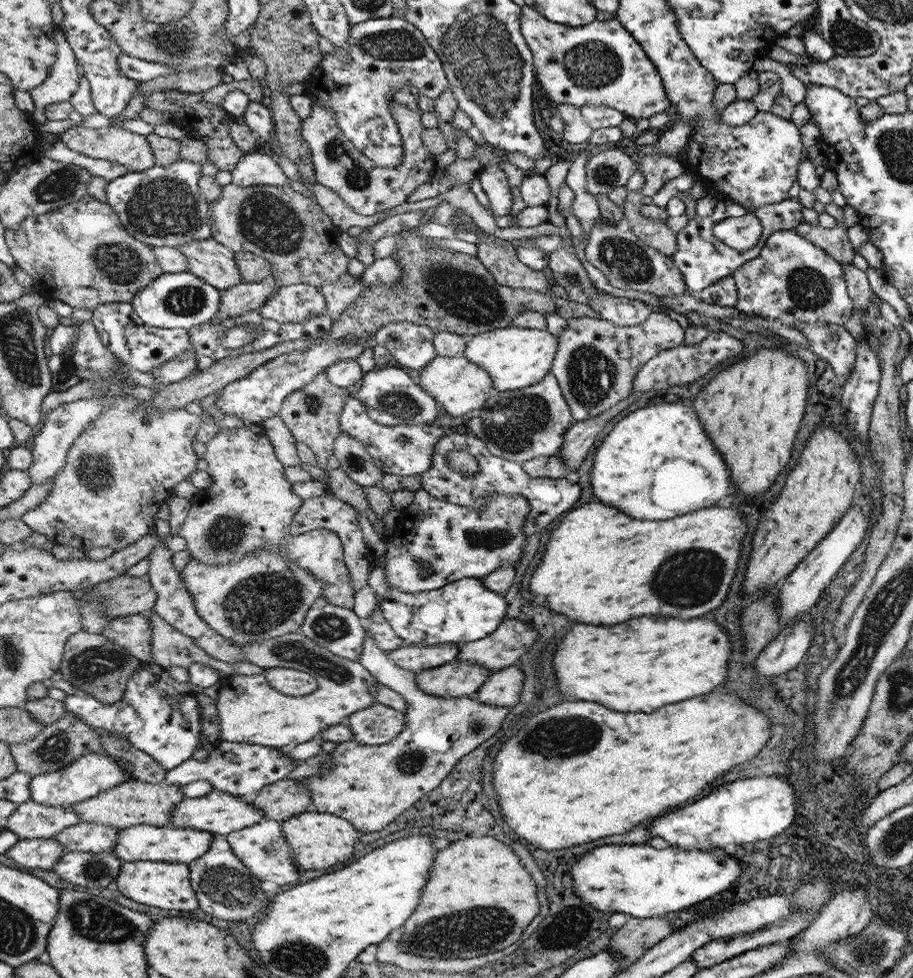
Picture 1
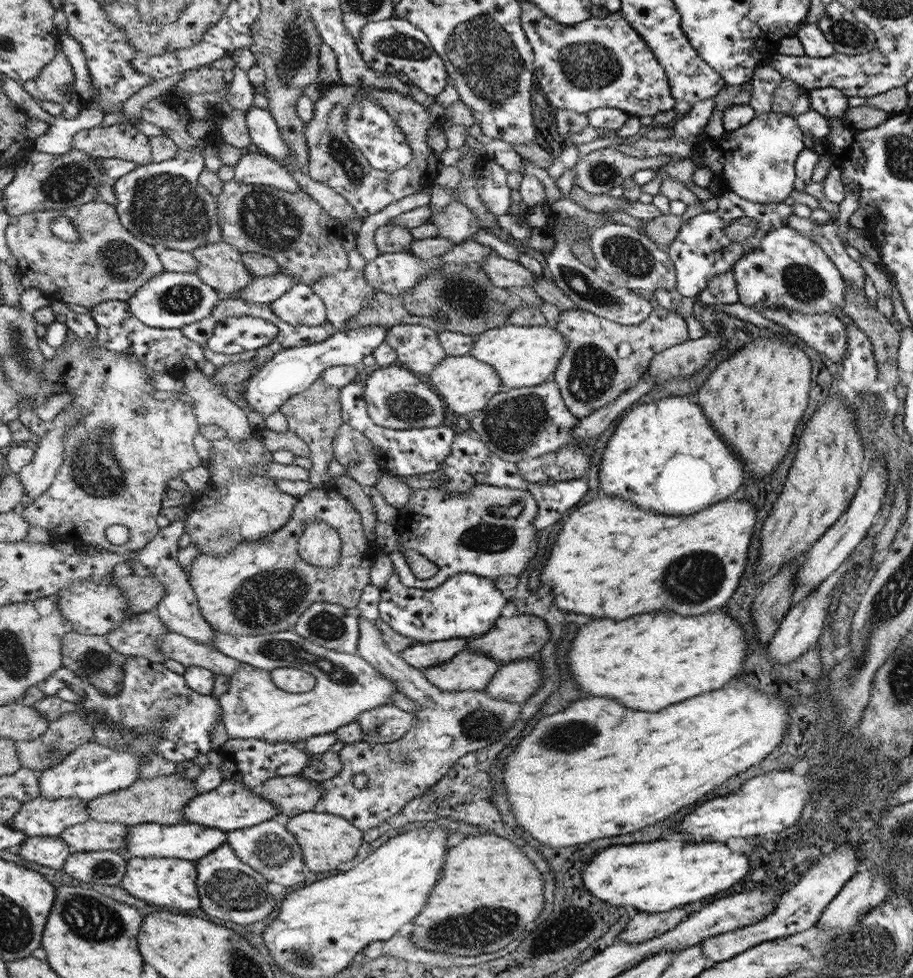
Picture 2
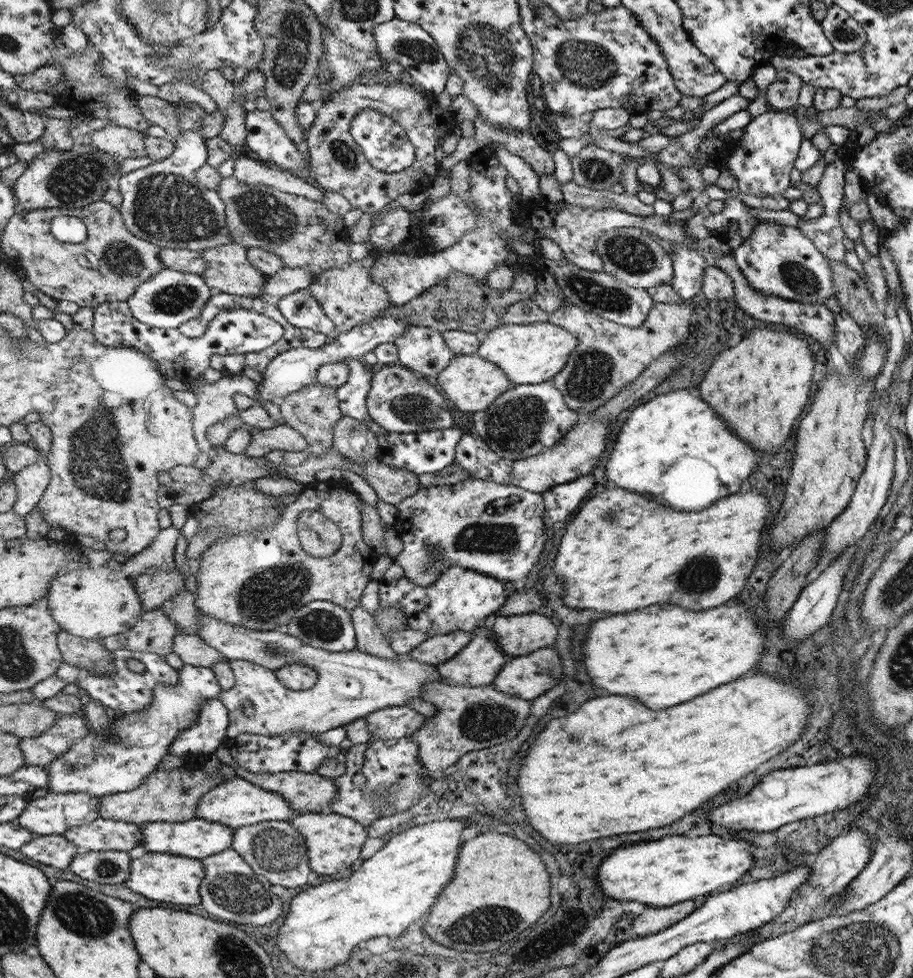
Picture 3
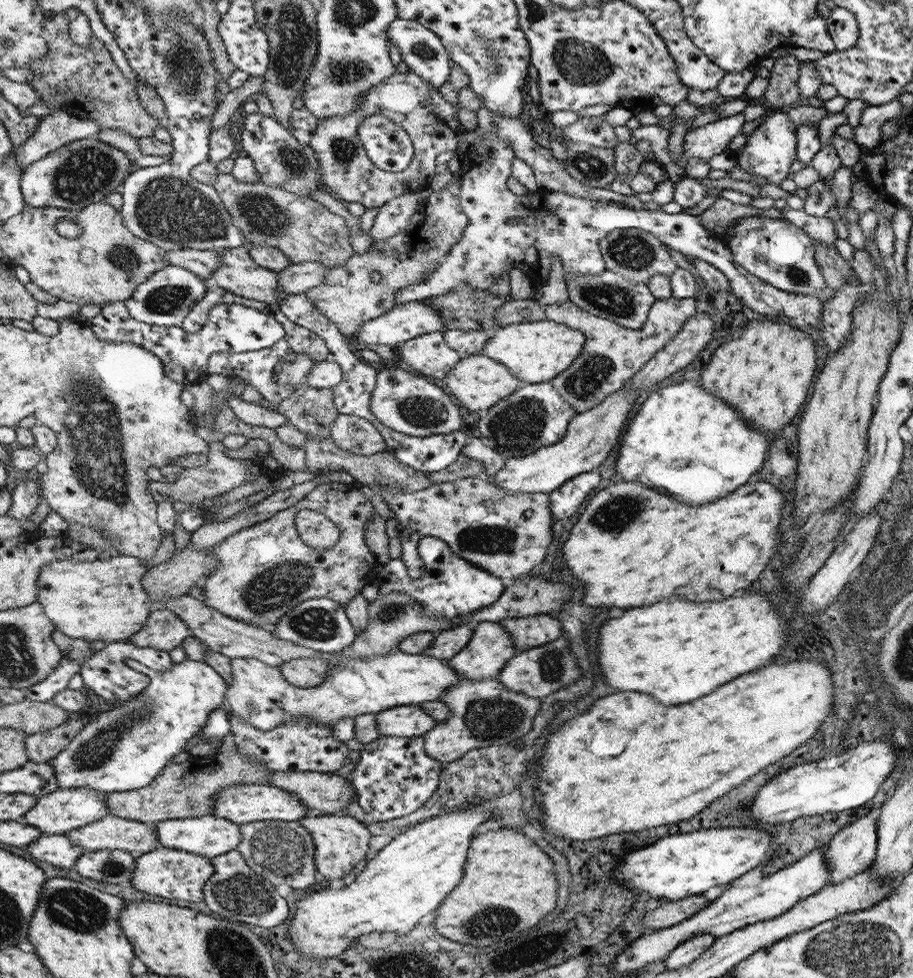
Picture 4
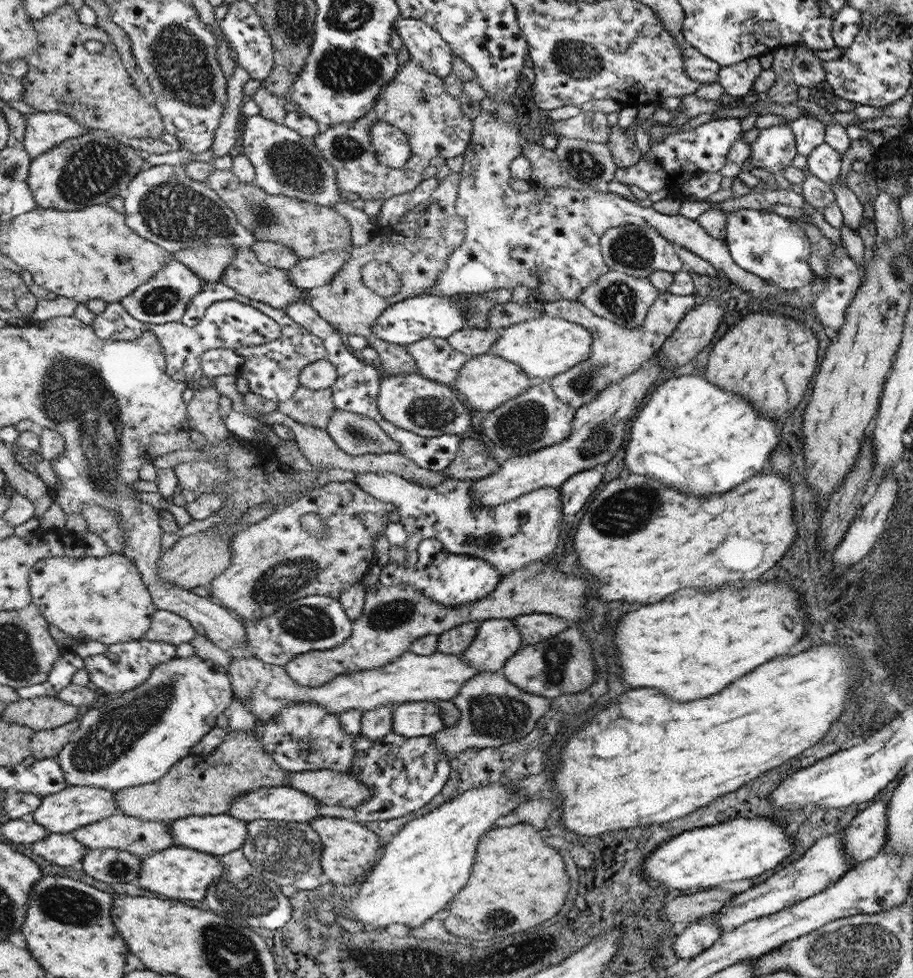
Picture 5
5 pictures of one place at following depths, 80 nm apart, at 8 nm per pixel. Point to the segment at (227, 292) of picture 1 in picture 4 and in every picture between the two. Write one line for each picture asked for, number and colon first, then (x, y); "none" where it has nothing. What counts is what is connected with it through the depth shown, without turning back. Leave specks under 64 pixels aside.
2: (263, 290)
3: (288, 280)
4: (295, 279)

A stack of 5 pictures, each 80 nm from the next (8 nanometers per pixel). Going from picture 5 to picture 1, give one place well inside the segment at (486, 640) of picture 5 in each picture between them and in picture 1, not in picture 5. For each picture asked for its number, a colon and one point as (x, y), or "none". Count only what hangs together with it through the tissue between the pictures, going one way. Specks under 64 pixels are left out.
1: (459, 678)
2: (470, 670)
3: (478, 664)
4: (491, 647)

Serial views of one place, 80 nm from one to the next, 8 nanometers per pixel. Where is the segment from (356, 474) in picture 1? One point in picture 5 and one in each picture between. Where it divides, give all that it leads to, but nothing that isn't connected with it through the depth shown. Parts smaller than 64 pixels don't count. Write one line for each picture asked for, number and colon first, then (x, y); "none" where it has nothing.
2: (352, 448)
3: (353, 440)
4: (353, 434)
5: (355, 434)

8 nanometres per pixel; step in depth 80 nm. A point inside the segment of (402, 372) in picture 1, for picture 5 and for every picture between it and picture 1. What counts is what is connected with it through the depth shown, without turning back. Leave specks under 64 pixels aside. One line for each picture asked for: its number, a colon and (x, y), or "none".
2: (395, 398)
3: (395, 402)
4: (401, 401)
5: (427, 408)

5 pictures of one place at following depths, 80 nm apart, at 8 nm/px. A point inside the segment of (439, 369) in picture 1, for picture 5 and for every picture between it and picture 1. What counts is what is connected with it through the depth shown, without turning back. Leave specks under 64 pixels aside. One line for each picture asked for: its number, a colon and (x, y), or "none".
2: (467, 385)
3: (473, 384)
4: (479, 382)
5: (487, 382)

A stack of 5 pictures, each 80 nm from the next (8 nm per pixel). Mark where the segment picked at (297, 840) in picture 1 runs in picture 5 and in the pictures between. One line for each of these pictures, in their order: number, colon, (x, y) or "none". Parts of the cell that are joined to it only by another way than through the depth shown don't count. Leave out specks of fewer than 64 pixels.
2: (327, 841)
3: (334, 840)
4: (340, 841)
5: (349, 849)

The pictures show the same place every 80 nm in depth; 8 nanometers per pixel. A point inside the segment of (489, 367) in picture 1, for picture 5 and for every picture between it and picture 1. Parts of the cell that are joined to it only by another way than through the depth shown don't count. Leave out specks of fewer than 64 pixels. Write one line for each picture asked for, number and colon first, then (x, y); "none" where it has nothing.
2: (523, 356)
3: (535, 353)
4: (536, 352)
5: (544, 347)

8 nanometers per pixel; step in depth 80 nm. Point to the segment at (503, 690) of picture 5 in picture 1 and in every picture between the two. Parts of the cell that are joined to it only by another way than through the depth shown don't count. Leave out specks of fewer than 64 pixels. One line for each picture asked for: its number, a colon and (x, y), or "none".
1: (369, 786)
2: (448, 725)
3: (468, 718)
4: (484, 713)

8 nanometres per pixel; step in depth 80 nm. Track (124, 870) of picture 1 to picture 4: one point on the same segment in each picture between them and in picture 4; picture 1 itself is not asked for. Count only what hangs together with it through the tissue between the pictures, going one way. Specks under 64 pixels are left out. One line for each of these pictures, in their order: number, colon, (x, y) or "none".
2: (173, 883)
3: (164, 877)
4: (169, 873)

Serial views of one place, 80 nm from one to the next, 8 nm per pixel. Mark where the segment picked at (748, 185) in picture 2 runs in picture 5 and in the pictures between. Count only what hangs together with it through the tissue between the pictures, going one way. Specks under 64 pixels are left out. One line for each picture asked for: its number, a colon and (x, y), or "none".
3: (761, 161)
4: (771, 148)
5: (773, 151)

